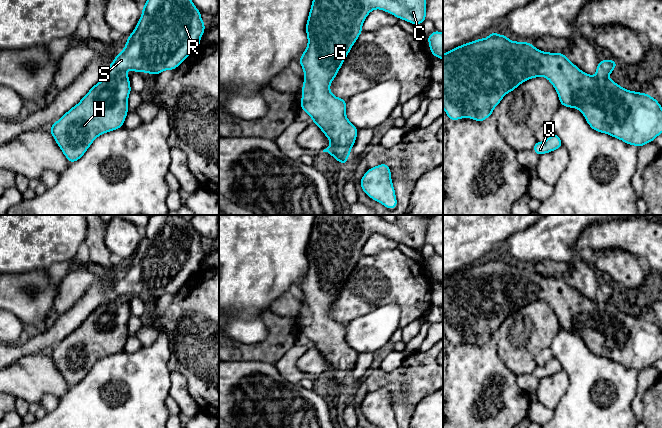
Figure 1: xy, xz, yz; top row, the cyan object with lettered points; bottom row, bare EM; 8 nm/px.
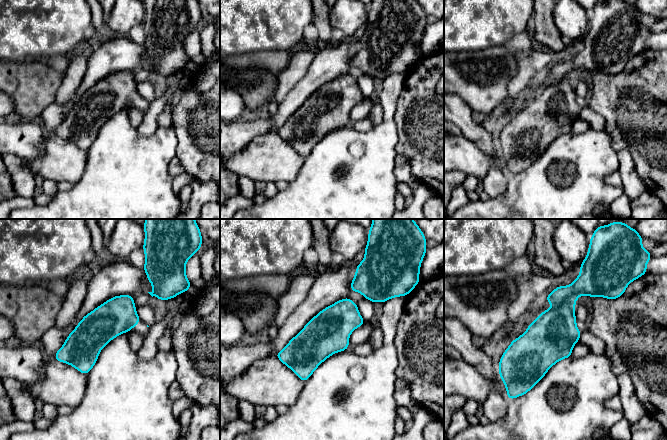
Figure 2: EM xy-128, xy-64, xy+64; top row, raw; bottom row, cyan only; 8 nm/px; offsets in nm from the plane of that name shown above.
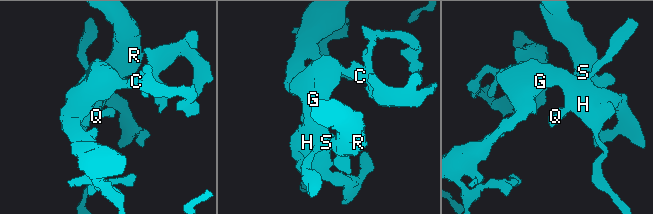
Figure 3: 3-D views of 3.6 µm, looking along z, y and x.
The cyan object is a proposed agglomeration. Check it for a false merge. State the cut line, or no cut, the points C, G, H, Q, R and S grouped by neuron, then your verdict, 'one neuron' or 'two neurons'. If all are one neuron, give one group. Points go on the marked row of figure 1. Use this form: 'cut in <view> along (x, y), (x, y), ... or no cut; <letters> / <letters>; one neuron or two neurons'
no cut; C G H Q R S; one neuron

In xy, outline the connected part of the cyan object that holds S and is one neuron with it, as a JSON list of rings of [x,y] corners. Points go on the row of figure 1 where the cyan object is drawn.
[[[147,0],[142,8],[139,22],[127,38],[124,49],[107,68],[106,78],[94,85],[77,105],[72,107],[49,128],[70,164],[79,160],[99,135],[123,127],[128,114],[128,96],[132,92],[129,75],[125,73],[126,70],[130,69],[133,72],[158,75],[164,70],[176,69],[200,46],[200,38],[204,31],[205,23],[202,21],[201,13],[192,0]]]

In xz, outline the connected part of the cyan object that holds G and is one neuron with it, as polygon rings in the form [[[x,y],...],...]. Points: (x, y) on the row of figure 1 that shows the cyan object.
[[[313,0],[306,23],[308,45],[299,63],[304,71],[302,98],[303,109],[330,140],[331,144],[323,150],[332,155],[342,165],[347,163],[355,143],[358,128],[346,117],[346,100],[330,92],[330,84],[336,77],[345,58],[357,38],[362,33],[362,25],[368,14],[374,9],[381,9],[398,19],[414,25],[426,20],[426,0]]]

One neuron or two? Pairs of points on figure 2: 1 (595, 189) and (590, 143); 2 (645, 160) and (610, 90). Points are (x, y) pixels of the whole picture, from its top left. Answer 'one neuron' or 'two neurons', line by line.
1: one neuron
2: one neuron

